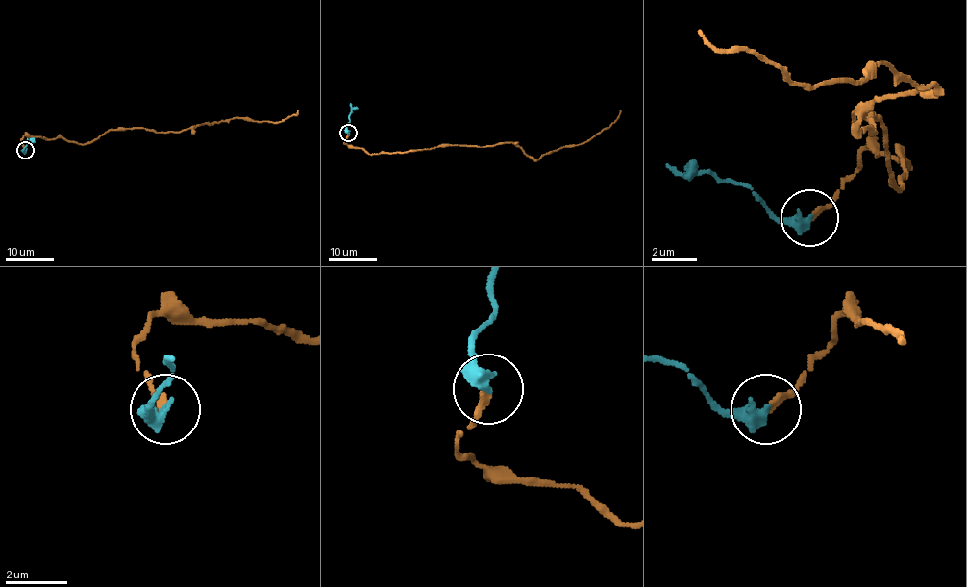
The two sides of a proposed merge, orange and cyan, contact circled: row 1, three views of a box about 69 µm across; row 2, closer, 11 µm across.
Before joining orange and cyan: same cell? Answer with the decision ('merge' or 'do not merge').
merge

